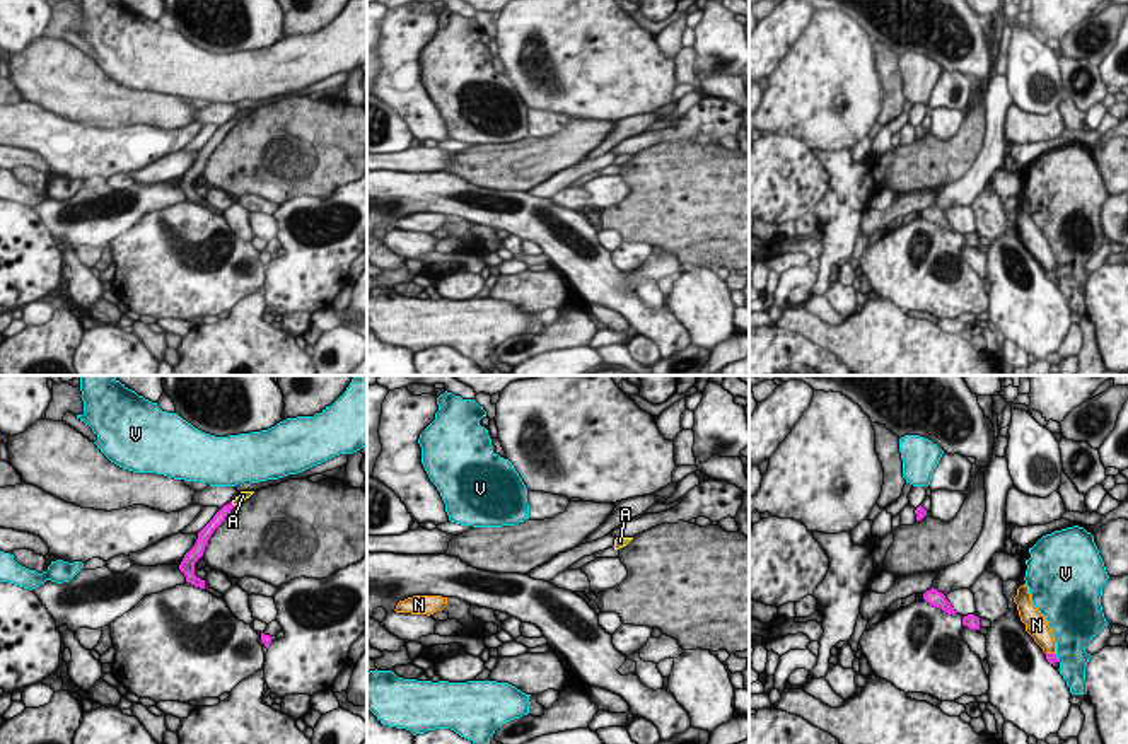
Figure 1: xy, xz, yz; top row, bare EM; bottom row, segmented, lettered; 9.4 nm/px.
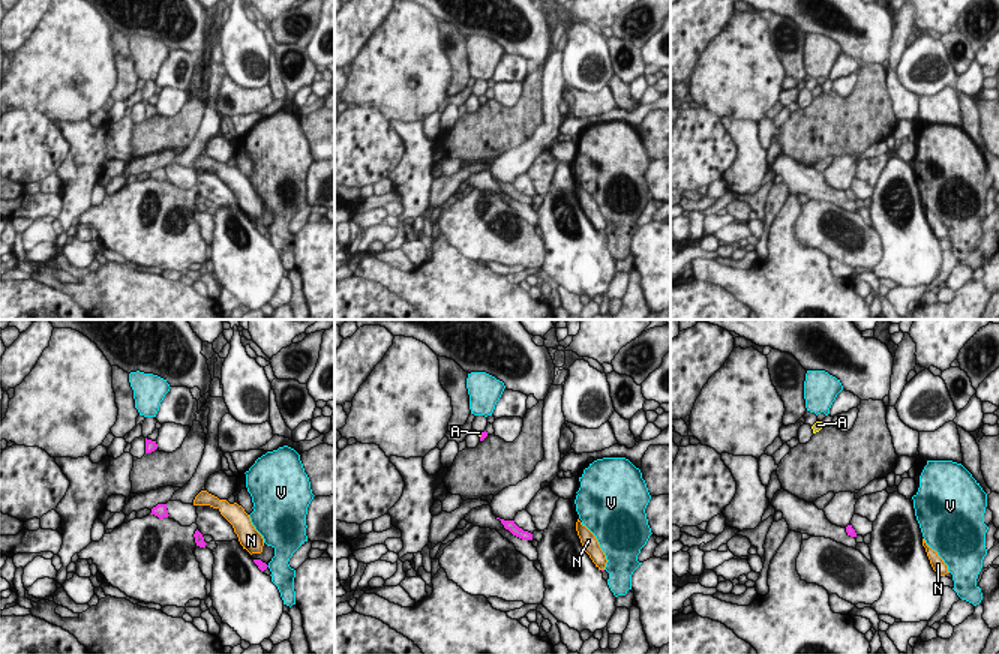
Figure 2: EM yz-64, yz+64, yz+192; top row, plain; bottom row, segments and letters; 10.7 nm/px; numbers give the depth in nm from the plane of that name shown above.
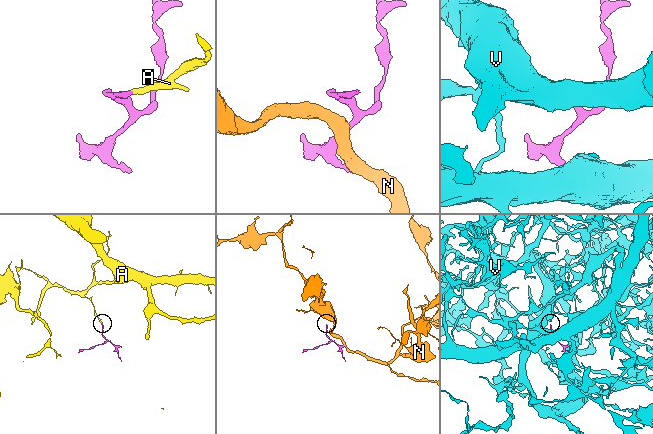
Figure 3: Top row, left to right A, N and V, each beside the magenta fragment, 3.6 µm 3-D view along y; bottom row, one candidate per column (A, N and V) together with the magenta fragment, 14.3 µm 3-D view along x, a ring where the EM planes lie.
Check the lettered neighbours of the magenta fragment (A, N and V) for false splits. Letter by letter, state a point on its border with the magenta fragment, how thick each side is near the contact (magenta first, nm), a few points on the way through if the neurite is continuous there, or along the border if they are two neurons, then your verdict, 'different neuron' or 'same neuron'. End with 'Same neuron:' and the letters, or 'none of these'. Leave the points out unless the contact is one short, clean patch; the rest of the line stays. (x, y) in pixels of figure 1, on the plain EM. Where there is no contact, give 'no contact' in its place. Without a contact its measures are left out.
A: xy (231, 122) | 120/70 nm | across xy (219, 135), (231, 122), (243, 113) | same neuron
N: yz (1052, 272) | 100/190 nm | along yz (1046, 270), (1055, 272) | different neuron
V: yz (1055, 275) | 100/320 nm | along yz (1055, 272), (1058, 278) | different neuron
Same neuron: A

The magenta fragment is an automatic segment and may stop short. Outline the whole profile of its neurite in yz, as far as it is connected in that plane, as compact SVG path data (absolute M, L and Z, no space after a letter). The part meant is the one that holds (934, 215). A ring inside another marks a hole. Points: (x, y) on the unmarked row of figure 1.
M930 206L923 212L925 220L928 220L933 225L942 227L947 232L956 234L954 225L951 224L951 220L945 217L945 213L942 210L939 210L937 206Z

